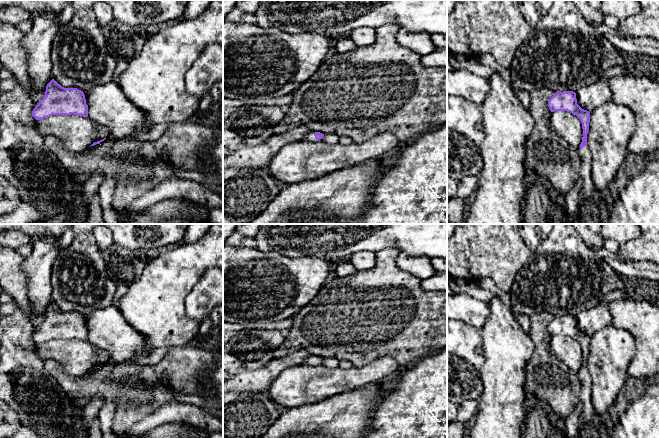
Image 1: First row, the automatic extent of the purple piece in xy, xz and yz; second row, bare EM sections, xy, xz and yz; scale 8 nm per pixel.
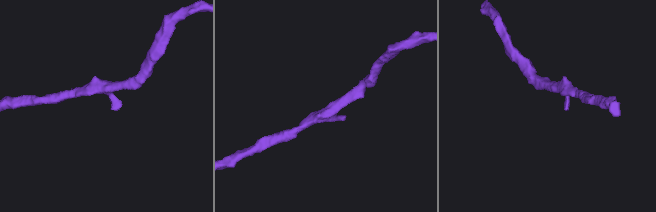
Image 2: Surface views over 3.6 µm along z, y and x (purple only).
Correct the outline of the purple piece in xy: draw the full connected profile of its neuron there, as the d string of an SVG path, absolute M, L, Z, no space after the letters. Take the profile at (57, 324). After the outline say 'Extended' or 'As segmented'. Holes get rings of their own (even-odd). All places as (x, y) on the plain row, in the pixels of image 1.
M52 303L46 310L43 323L32 335L36 344L52 339L70 339L88 341L88 329L83 315L77 312L64 312Z. As segmented

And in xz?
M310 355L309 357L307 357L303 364L304 365L307 365L307 366L316 366L316 365L319 365L319 364L323 364L324 358L320 357L320 356L315 356L315 355Z. Extended

